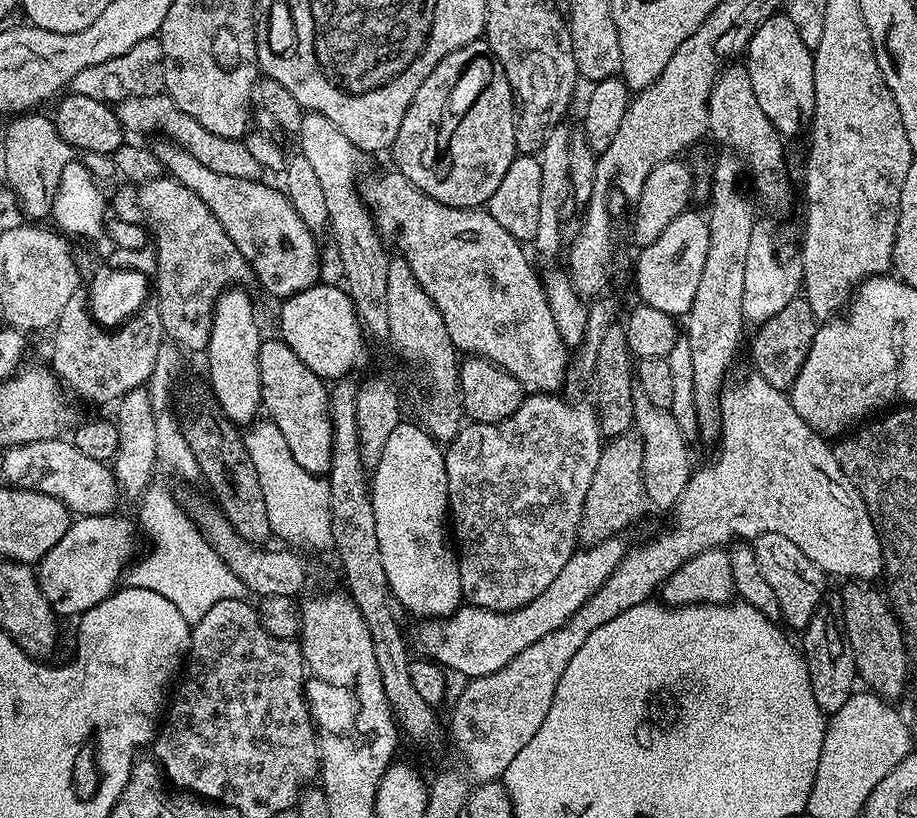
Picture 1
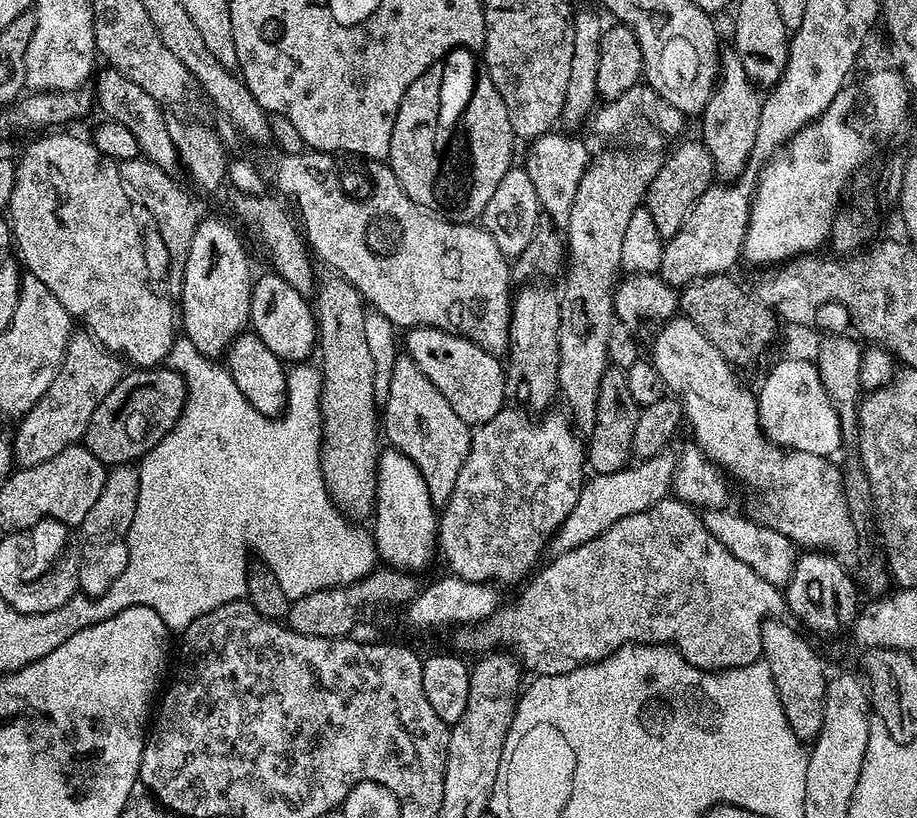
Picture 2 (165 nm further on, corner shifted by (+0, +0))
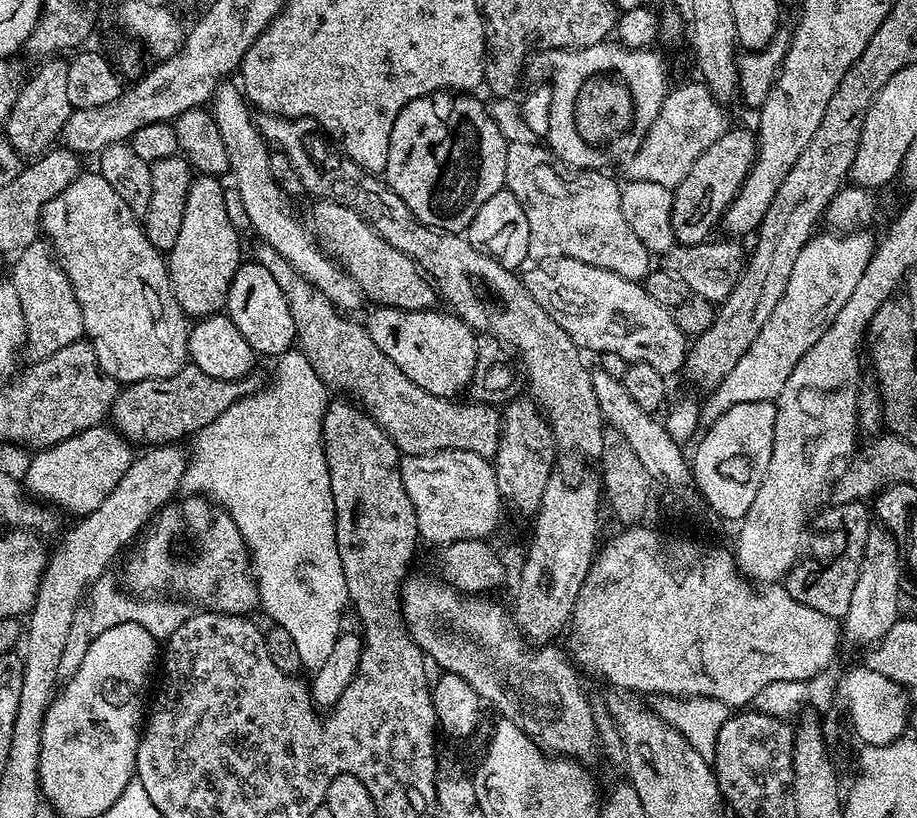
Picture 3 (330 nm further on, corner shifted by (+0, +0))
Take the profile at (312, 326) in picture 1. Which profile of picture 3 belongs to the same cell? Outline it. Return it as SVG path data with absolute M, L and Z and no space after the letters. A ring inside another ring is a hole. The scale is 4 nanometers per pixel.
M255 262L241 263L234 274L228 291L226 314L238 326L242 338L250 342L253 353L278 358L296 344L294 318L290 318L290 306L286 302L286 294L282 294L282 286L274 282L274 274L266 270L266 266Z

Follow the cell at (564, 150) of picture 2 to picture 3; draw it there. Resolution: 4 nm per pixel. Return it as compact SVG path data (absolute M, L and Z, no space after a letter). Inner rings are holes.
M521 138L509 143L504 183L507 191L512 192L518 202L522 202L522 210L526 210L526 222L530 222L529 257L533 261L543 262L557 260L559 256L569 256L578 262L610 270L627 280L643 281L653 271L654 256L646 246L642 246L642 238L630 230L630 222L626 222L626 217L622 215L621 185L615 184L604 170L577 170L571 166L561 166L543 143L527 144L526 140Z

